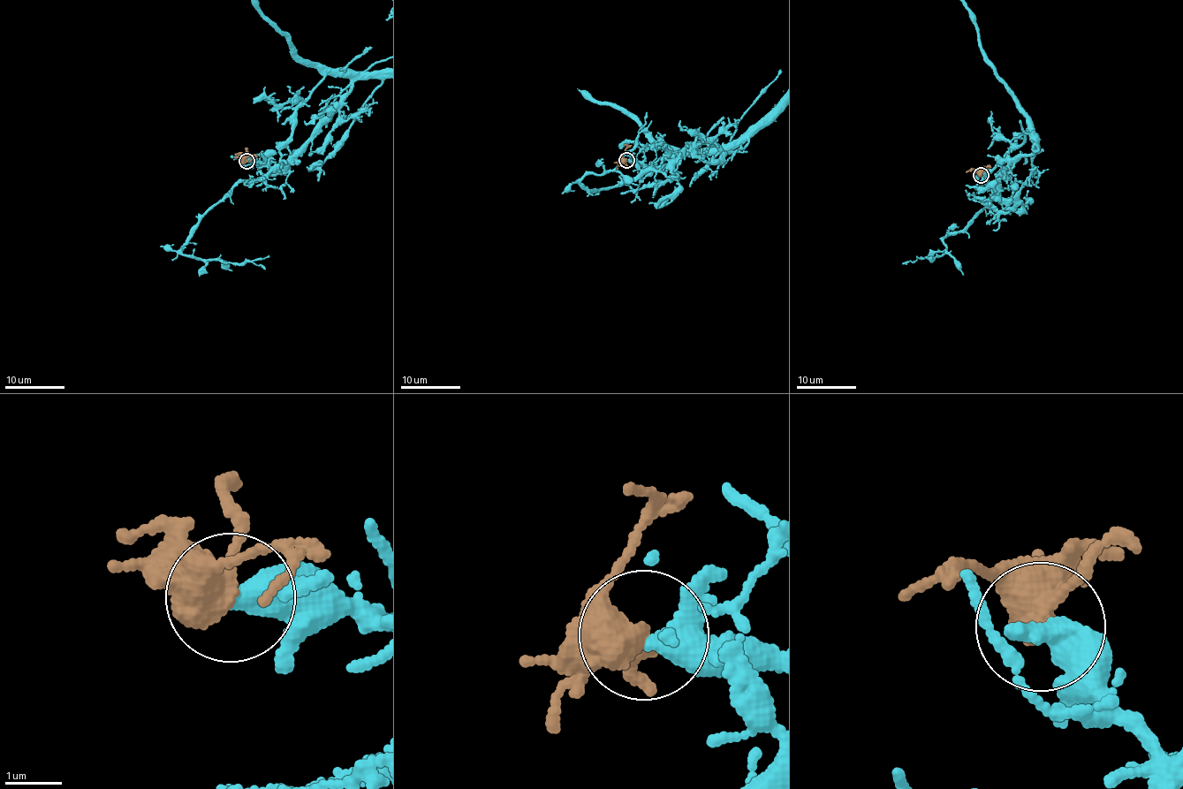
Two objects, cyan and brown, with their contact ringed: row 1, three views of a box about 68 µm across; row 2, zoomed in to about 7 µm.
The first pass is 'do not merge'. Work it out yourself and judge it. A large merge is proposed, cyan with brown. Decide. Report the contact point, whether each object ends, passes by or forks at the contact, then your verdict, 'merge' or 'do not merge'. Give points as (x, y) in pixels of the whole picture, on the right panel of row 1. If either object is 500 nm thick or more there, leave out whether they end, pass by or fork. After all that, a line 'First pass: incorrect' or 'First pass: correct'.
at (981, 175); cyan passes by; brown forks there; do not merge
First pass: correct

